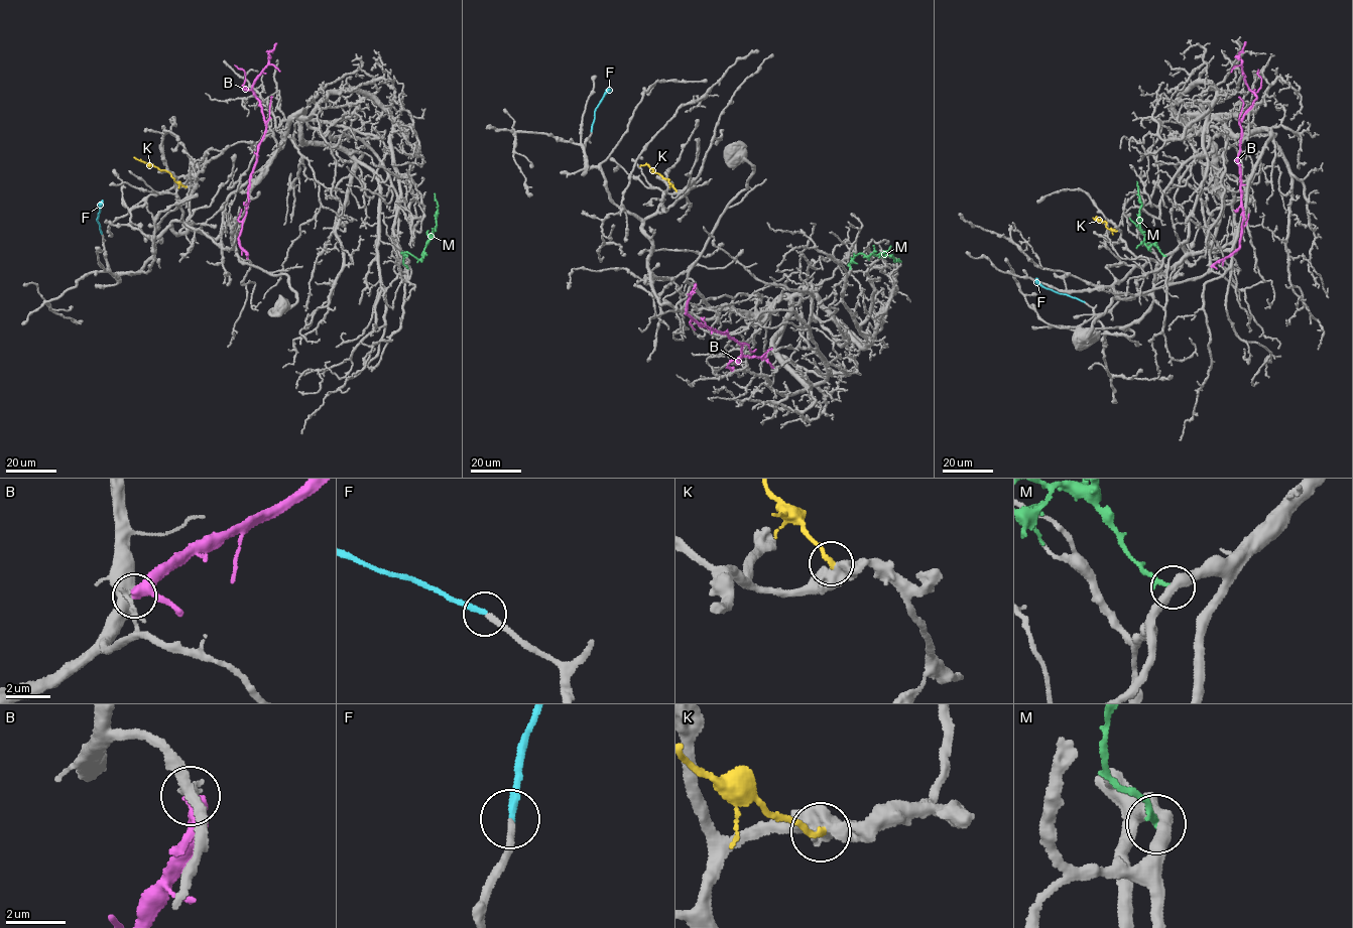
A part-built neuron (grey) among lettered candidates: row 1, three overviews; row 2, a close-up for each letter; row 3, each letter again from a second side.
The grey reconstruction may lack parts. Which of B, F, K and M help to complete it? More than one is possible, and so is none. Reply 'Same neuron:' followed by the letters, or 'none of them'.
Same neuron: F

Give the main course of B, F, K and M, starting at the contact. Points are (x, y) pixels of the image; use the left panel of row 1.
B: (246, 255), (238, 235), (249, 178), (265, 129), (262, 109), (252, 88), (276, 43)
F: (101, 234), (97, 220), (102, 200)
K: (187, 186), (178, 184), (167, 171), (134, 157)
M: (407, 268), (403, 263), (404, 253), (421, 259), (428, 236), (437, 225), (438, 206), (435, 193)

